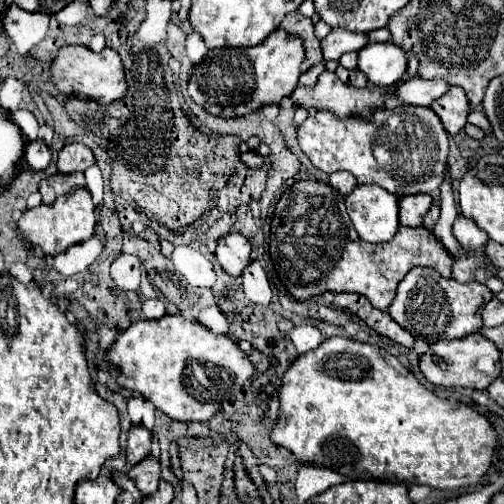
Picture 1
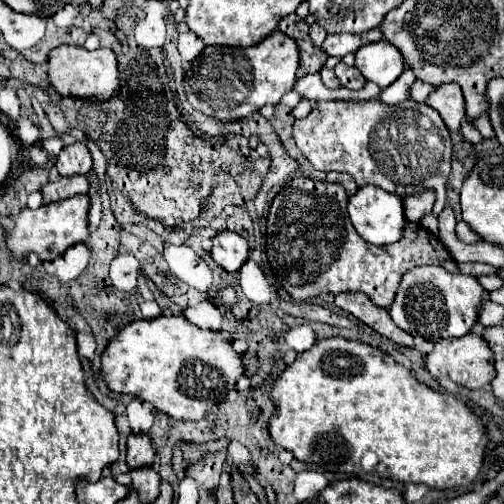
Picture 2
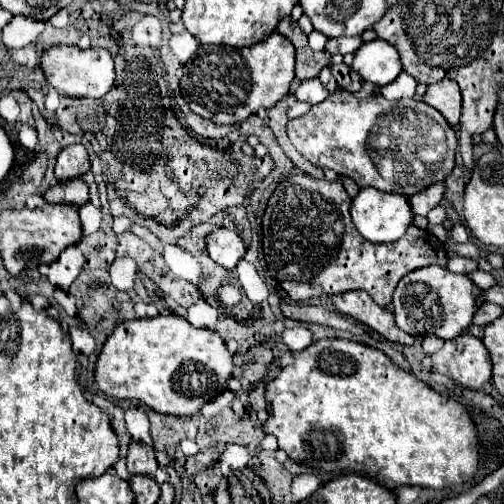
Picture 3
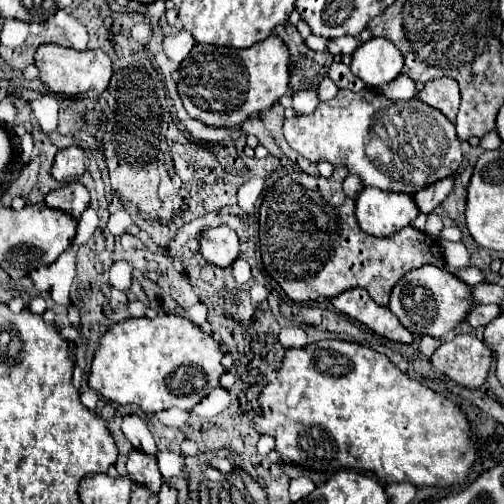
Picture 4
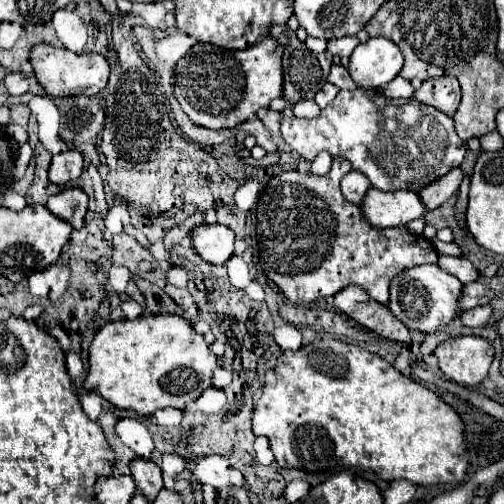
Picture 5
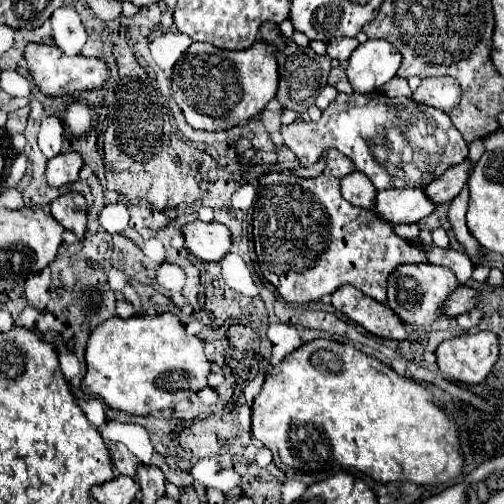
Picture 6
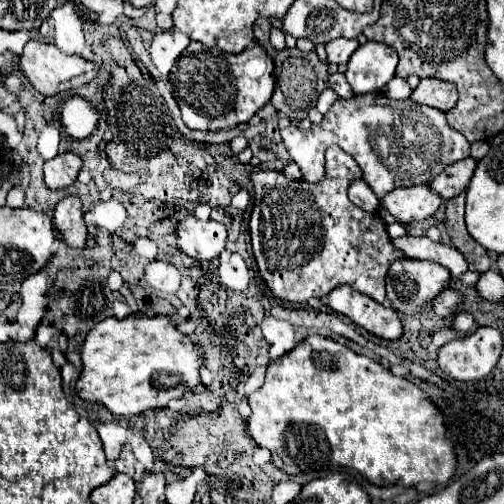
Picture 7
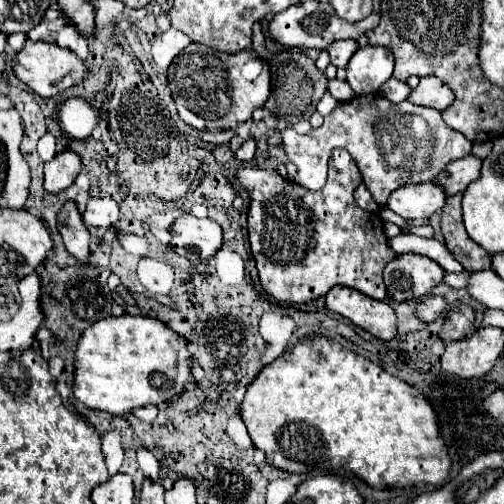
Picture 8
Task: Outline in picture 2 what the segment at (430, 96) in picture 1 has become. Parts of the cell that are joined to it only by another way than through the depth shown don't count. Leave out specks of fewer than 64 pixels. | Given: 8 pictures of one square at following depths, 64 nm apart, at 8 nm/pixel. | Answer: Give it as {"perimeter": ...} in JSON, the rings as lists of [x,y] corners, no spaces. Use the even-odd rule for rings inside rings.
{"perimeter":[[[416,80],[414,82],[414,86],[412,86],[412,100],[416,100],[416,102],[426,102],[426,98],[428,98],[428,94],[432,92],[432,88],[434,86],[430,86],[430,84],[424,84],[424,82],[420,82],[420,80]]]}

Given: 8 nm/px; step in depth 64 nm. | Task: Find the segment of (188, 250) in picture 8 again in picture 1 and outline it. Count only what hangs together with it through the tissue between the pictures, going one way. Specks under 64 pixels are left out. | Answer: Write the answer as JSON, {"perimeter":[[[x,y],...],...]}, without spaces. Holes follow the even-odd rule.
{"perimeter":[[[228,232],[222,238],[218,238],[218,246],[214,252],[216,260],[230,276],[240,276],[240,272],[250,262],[250,254],[252,254],[252,248],[248,238],[236,232]]]}

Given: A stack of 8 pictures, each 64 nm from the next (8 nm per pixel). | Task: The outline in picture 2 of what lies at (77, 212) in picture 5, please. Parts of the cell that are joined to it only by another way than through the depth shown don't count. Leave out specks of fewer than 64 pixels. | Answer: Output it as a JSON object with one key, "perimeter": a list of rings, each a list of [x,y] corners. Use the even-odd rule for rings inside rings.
{"perimeter":[[[74,176],[74,178],[58,178],[48,182],[42,188],[44,194],[44,204],[56,202],[56,200],[66,200],[78,194],[88,194],[88,180],[86,176]]]}

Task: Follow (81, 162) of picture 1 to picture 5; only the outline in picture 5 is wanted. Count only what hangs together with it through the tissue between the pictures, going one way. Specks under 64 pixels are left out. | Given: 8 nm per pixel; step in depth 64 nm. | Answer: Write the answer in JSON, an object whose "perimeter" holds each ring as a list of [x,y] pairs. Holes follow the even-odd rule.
{"perimeter":[[[66,150],[52,156],[52,164],[48,168],[48,180],[52,180],[52,184],[58,186],[76,180],[82,174],[82,162],[84,158],[76,150]]]}

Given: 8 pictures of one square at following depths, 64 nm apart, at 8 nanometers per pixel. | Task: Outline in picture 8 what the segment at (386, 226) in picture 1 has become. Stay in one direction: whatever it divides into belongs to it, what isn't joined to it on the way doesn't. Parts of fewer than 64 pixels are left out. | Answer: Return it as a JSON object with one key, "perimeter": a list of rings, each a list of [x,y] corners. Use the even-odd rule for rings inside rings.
{"perimeter":[[[430,180],[398,188],[388,198],[388,208],[404,220],[426,220],[432,214],[440,212],[444,202],[446,192],[436,180]]]}

